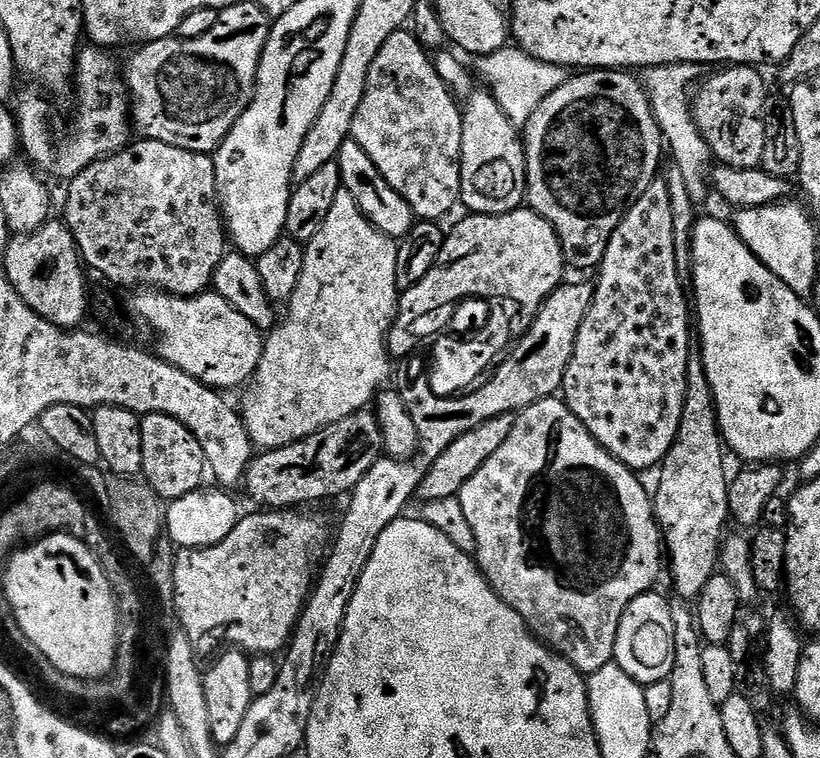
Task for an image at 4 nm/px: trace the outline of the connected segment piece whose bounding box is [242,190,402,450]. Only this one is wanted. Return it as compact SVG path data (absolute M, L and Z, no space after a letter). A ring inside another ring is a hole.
M341 190L338 198L334 198L334 206L330 206L330 214L326 214L326 222L322 222L322 230L318 230L318 234L314 234L314 238L307 241L302 262L302 278L298 278L298 286L292 297L286 302L288 313L285 316L283 313L282 319L276 327L267 333L262 358L258 362L258 370L250 381L250 387L243 393L243 395L245 394L244 408L242 407L244 425L249 438L257 449L267 450L293 444L350 414L363 412L375 401L381 389L387 385L384 383L387 382L388 375L392 372L392 363L394 363L393 357L388 351L388 332L391 331L392 323L396 320L396 309L400 307L402 295L400 289L396 287L396 271L398 270L396 246L397 241L382 234L364 217L362 210L358 210L358 202L354 202L353 196Z

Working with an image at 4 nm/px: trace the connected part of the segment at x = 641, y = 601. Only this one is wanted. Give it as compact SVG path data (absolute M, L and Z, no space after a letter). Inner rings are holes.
M659 591L643 592L622 614L622 622L618 622L618 642L614 646L614 663L622 666L630 678L634 678L641 686L653 684L659 680L669 679L674 666L674 618L669 597L659 596Z

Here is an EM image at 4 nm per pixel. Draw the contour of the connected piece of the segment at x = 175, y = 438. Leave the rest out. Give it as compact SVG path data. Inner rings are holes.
M150 414L140 421L142 430L142 473L146 483L163 499L171 502L190 494L205 483L206 465L198 438L167 414Z

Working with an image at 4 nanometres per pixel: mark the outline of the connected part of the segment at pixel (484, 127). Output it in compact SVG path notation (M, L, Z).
M477 90L466 101L463 113L460 204L477 216L514 211L525 203L528 194L528 163L521 133L487 90Z

